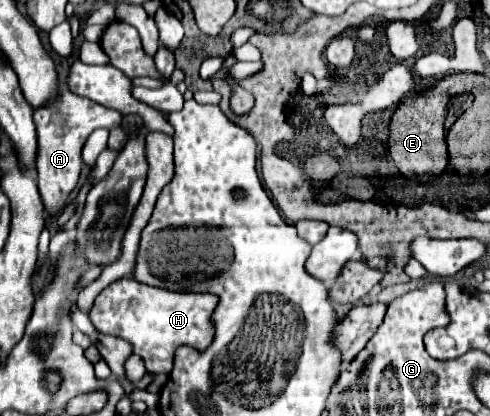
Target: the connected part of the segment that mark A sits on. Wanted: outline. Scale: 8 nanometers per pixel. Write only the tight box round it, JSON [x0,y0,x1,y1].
[34,90,122,216]

